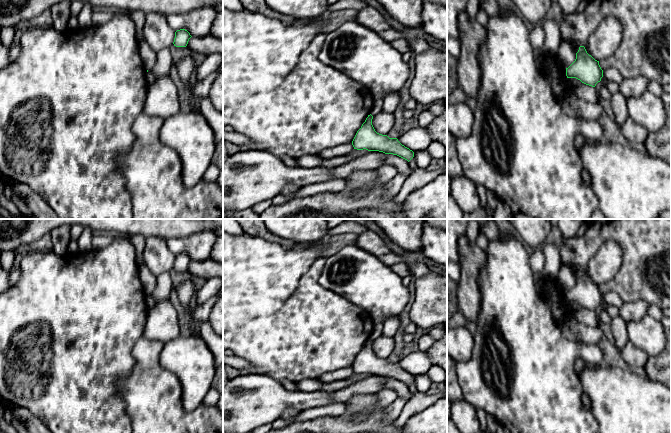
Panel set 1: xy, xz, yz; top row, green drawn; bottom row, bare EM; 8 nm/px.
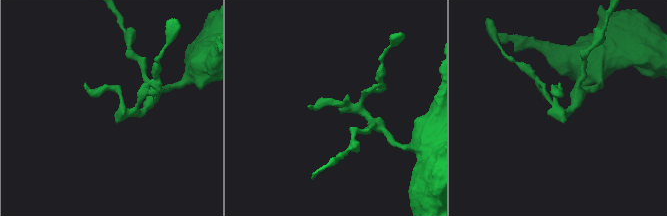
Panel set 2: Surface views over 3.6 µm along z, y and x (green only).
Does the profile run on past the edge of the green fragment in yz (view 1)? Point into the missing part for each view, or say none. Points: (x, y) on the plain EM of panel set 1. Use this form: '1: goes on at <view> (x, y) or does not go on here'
1: does not go on here

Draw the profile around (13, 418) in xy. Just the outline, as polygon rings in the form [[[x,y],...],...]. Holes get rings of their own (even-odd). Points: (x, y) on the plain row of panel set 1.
[[[0,394],[0,433],[52,433],[28,409],[15,405]]]

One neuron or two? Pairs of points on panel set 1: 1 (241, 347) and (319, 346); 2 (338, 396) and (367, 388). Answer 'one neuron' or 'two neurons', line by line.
1: one neuron
2: one neuron

